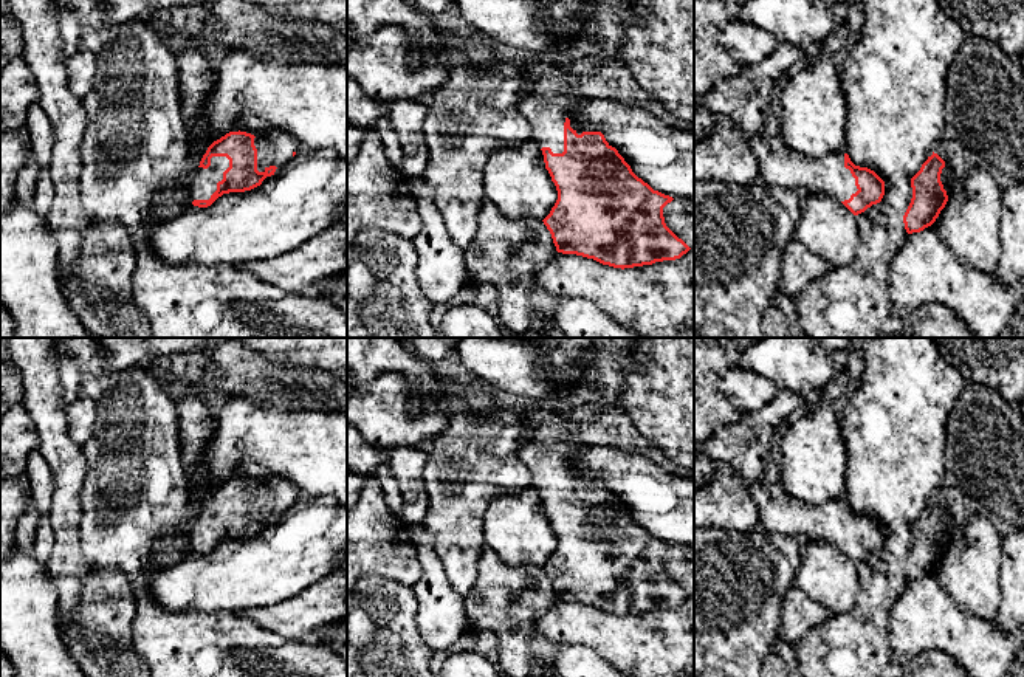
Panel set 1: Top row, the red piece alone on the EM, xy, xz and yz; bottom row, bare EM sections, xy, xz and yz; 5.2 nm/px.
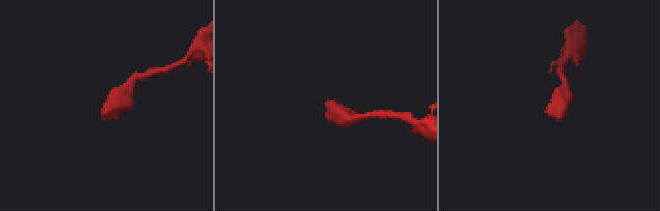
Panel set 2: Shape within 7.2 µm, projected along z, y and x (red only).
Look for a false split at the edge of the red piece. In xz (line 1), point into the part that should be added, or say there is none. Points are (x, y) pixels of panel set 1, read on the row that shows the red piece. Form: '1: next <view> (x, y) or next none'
1: next xz (555, 95)

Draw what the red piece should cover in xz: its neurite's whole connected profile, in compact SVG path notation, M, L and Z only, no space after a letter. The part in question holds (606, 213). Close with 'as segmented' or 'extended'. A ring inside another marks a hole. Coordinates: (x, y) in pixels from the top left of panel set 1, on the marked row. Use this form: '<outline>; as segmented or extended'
M544 59L521 62L530 91L521 96L519 112L533 129L531 139L542 150L545 169L558 200L542 220L558 253L593 259L613 268L634 268L675 260L691 248L665 223L663 208L674 198L638 178L601 132L582 132L573 113L587 98L569 65Z; extended

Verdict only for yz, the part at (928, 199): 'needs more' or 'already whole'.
already whole

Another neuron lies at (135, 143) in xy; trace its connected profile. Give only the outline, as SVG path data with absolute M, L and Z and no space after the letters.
M143 19L108 34L82 104L87 129L81 146L79 204L88 222L115 220L133 231L150 215L150 197L180 180L189 163L189 135L181 116L177 54L160 29Z

